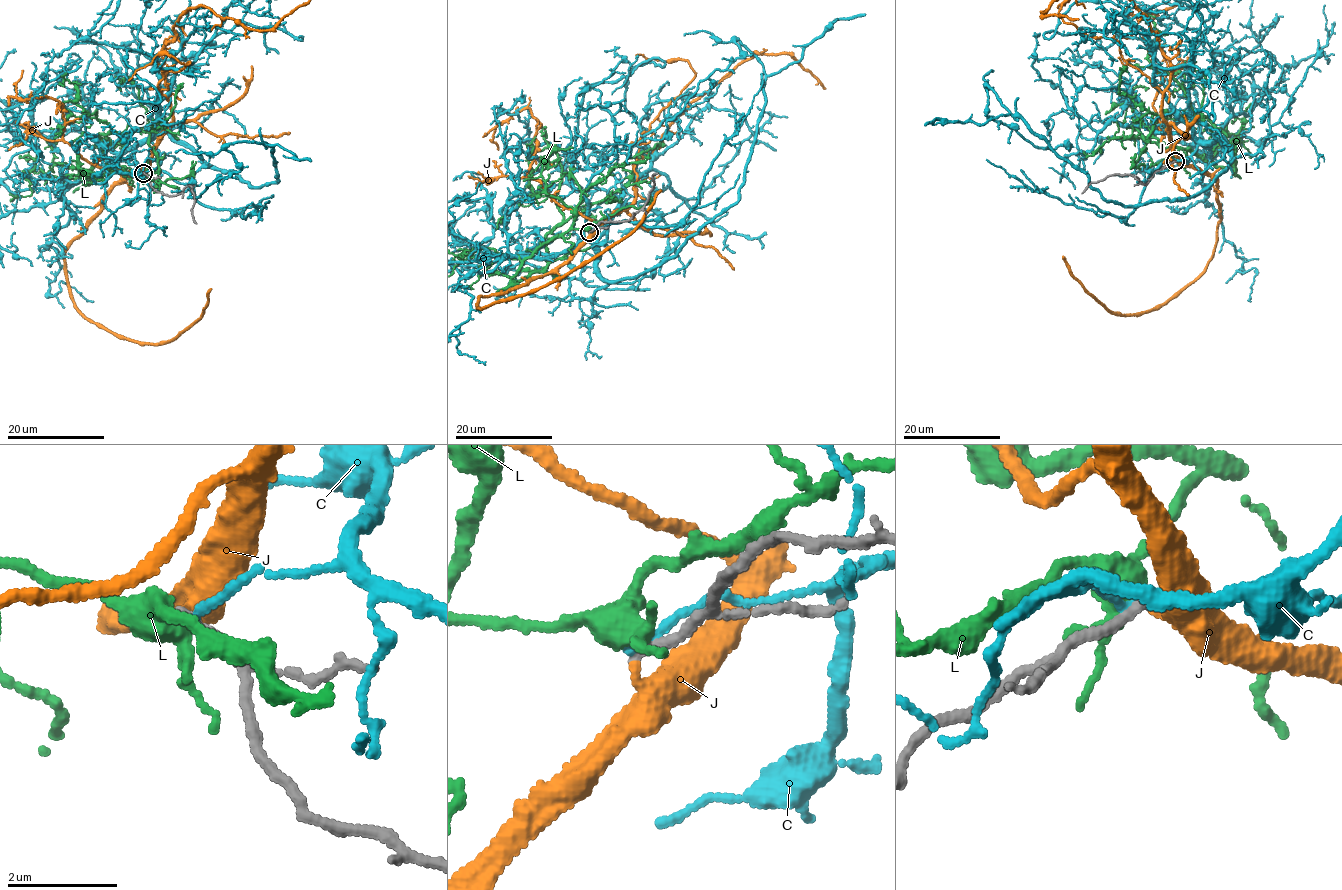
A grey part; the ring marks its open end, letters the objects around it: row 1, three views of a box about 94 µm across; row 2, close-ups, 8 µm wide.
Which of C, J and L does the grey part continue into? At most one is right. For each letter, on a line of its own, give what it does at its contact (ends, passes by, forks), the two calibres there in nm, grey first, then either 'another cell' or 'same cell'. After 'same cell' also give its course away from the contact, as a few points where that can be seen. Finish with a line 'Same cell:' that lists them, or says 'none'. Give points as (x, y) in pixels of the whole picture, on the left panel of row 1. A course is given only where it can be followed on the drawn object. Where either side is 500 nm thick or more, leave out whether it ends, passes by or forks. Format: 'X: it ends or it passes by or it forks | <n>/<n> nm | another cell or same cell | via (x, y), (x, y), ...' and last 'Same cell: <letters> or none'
C: it ends | 200/140 nm | another cell
J: it ends | 180/360 nm | same cell | via (144, 172), (114, 186), (64, 253), (77, 309), (135, 341), (165, 342), (200, 317), (210, 289)
L: it forks | 220/360 nm | another cell
Same cell: J

